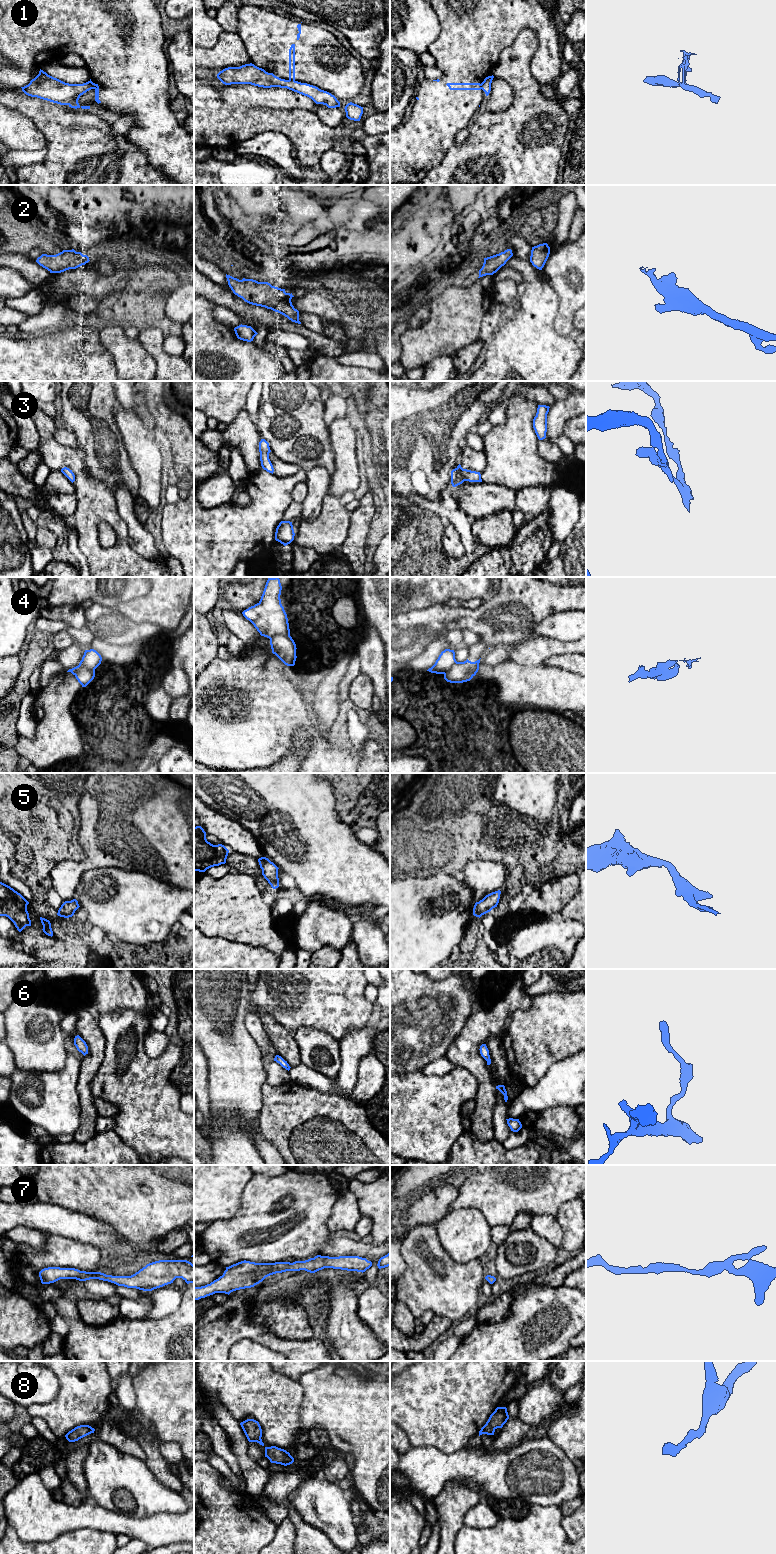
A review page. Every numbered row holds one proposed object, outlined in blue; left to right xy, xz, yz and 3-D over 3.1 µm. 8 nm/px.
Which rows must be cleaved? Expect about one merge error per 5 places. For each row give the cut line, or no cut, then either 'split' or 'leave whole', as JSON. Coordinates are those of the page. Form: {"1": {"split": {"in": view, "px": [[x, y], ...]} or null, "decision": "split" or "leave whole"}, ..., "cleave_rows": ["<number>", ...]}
{"1": {"split": {"in": "xz", "px": [[289, 79], [294, 81]]}, "decision": "split"}, "2": {"split": null, "decision": "leave whole"}, "3": {"split": null, "decision": "leave whole"}, "4": {"split": {"in": "xy", "px": [[94, 669], [81, 666], [74, 674]]}, "decision": "split"}, "5": {"split": null, "decision": "leave whole"}, "6": {"split": null, "decision": "leave whole"}, "7": {"split": null, "decision": "leave whole"}, "8": {"split": null, "decision": "leave whole"}, "cleave_rows": ["1", "4"]}

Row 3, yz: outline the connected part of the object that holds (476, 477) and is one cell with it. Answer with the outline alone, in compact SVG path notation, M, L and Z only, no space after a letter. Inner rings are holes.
M459 464L451 471L451 484L453 487L456 487L464 481L482 482L481 474L480 472L463 469Z

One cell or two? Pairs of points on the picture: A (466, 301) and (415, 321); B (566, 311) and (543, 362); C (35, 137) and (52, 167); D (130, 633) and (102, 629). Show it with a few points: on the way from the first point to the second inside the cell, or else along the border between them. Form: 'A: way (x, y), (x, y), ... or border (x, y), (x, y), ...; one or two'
A: border (428, 304), (429, 318), (418, 327), (408, 327); two
B: border (558, 309), (554, 329), (560, 334), (567, 335); two
C: border (35, 126), (42, 133), (46, 147); two
D: way (123, 631), (109, 629); one

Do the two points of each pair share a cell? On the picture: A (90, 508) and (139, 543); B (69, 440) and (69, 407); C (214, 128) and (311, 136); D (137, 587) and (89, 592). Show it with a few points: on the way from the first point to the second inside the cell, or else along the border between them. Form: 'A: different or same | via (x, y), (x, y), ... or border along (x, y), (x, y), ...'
A: different | border along (119, 515), (126, 526), (129, 545), (142, 556)
B: different | border along (61, 424), (74, 435), (77, 448)
C: same | via (238, 123), (287, 123)
D: same | via (125, 587), (101, 588)

